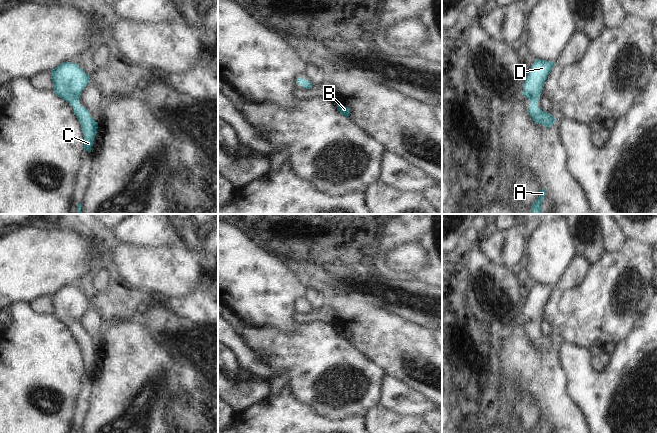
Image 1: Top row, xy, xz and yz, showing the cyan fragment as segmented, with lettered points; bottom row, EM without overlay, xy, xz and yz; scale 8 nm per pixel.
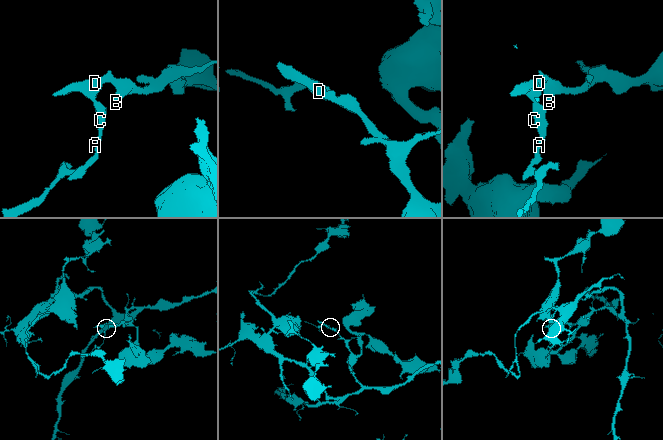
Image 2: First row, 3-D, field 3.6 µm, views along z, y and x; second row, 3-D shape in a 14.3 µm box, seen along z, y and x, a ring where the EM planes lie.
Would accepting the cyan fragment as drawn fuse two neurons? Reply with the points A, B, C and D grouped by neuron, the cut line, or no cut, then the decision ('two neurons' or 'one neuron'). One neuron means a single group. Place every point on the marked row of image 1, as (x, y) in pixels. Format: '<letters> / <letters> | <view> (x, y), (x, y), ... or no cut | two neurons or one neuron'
A B C D | no cut | one neuron

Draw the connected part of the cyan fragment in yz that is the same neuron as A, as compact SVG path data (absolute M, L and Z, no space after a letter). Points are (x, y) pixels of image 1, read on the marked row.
M541 189L539 192L538 199L531 206L532 214L543 214L541 208L544 196L545 196L545 189Z

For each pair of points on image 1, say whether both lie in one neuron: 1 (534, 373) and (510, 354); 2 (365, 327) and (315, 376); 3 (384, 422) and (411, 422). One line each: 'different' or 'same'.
1: same
2: different
3: same

